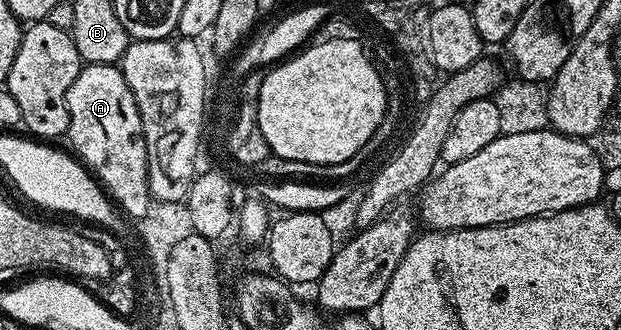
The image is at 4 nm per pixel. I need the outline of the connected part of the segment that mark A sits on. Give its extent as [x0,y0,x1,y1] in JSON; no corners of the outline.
[67,65,151,220]

